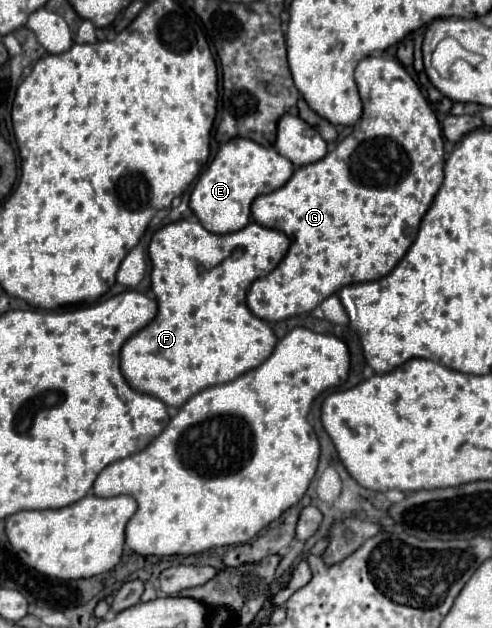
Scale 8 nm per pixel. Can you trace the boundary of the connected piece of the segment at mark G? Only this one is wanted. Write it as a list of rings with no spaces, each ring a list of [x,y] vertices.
[[[366,57],[358,63],[356,67],[356,85],[358,85],[358,91],[360,91],[360,99],[362,99],[362,105],[364,105],[364,113],[362,113],[362,119],[358,123],[358,127],[352,131],[352,135],[348,135],[334,151],[330,151],[326,157],[322,157],[320,161],[316,163],[310,163],[310,165],[304,165],[304,167],[298,167],[294,171],[294,175],[290,177],[290,181],[268,193],[268,195],[258,195],[258,199],[254,199],[252,203],[252,219],[262,225],[262,227],[270,227],[270,229],[276,229],[276,231],[282,231],[288,239],[290,239],[290,249],[288,253],[284,255],[282,263],[270,271],[268,275],[256,279],[246,295],[246,305],[250,307],[250,311],[264,319],[264,321],[282,321],[282,319],[288,319],[288,317],[294,317],[294,315],[300,315],[304,311],[312,311],[314,307],[318,307],[318,303],[322,303],[322,299],[330,297],[332,293],[336,293],[338,289],[342,289],[344,285],[350,285],[350,283],[360,283],[360,281],[376,281],[376,279],[382,279],[384,275],[388,275],[396,265],[398,261],[406,255],[406,251],[410,249],[410,245],[414,243],[416,235],[418,235],[418,227],[420,227],[420,221],[424,217],[424,213],[428,211],[434,195],[438,193],[440,185],[442,185],[444,179],[444,163],[445,163],[445,149],[442,131],[440,131],[440,122],[438,121],[432,106],[428,100],[424,97],[418,85],[414,83],[414,79],[408,75],[408,71],[402,67],[400,61],[396,59],[386,59],[386,57]]]

